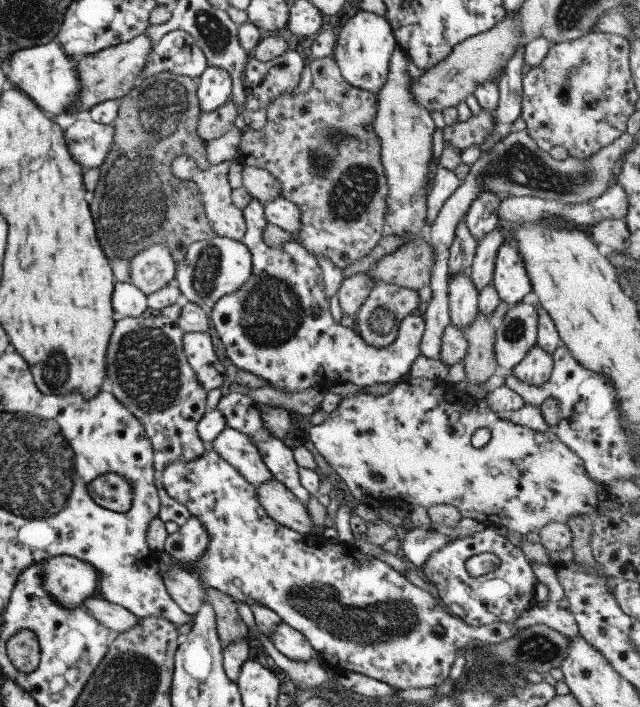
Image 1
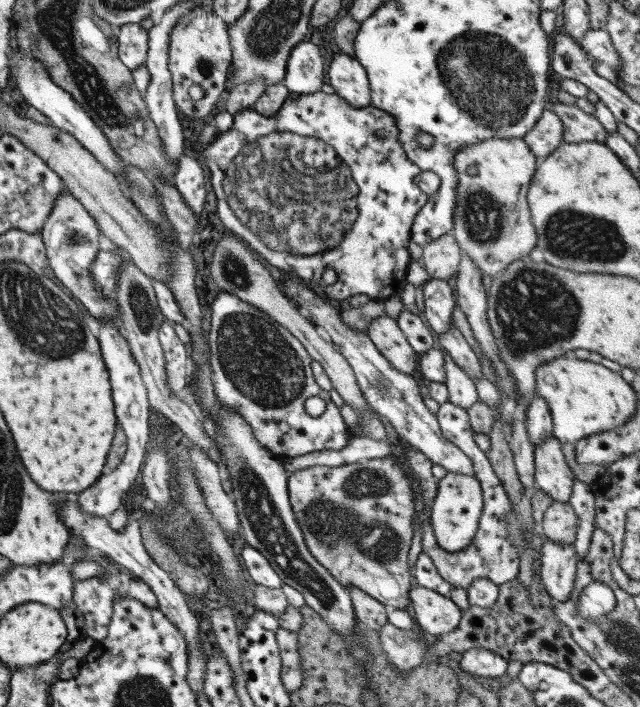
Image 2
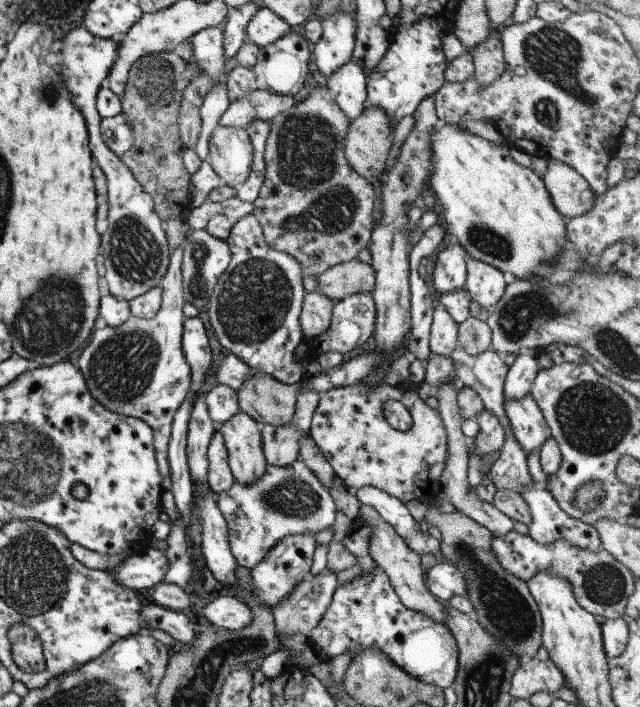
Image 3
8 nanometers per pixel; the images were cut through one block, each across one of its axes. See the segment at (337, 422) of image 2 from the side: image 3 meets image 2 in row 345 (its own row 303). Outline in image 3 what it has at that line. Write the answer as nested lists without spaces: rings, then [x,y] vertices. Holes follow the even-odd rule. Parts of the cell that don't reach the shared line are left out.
[[[252,214],[236,220],[224,241],[229,248],[231,262],[215,282],[206,309],[217,342],[251,369],[269,374],[283,384],[297,384],[303,381],[309,376],[304,367],[307,354],[304,358],[296,358],[294,355],[296,347],[301,342],[306,343],[299,328],[299,312],[306,293],[299,262],[287,253],[276,251],[266,243],[259,222]]]

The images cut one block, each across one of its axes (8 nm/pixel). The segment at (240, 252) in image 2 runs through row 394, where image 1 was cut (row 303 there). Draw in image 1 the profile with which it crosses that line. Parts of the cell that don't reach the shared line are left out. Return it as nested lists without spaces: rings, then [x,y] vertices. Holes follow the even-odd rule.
[[[355,273],[345,277],[340,282],[337,291],[342,314],[353,318],[374,284],[374,280],[367,273]]]

